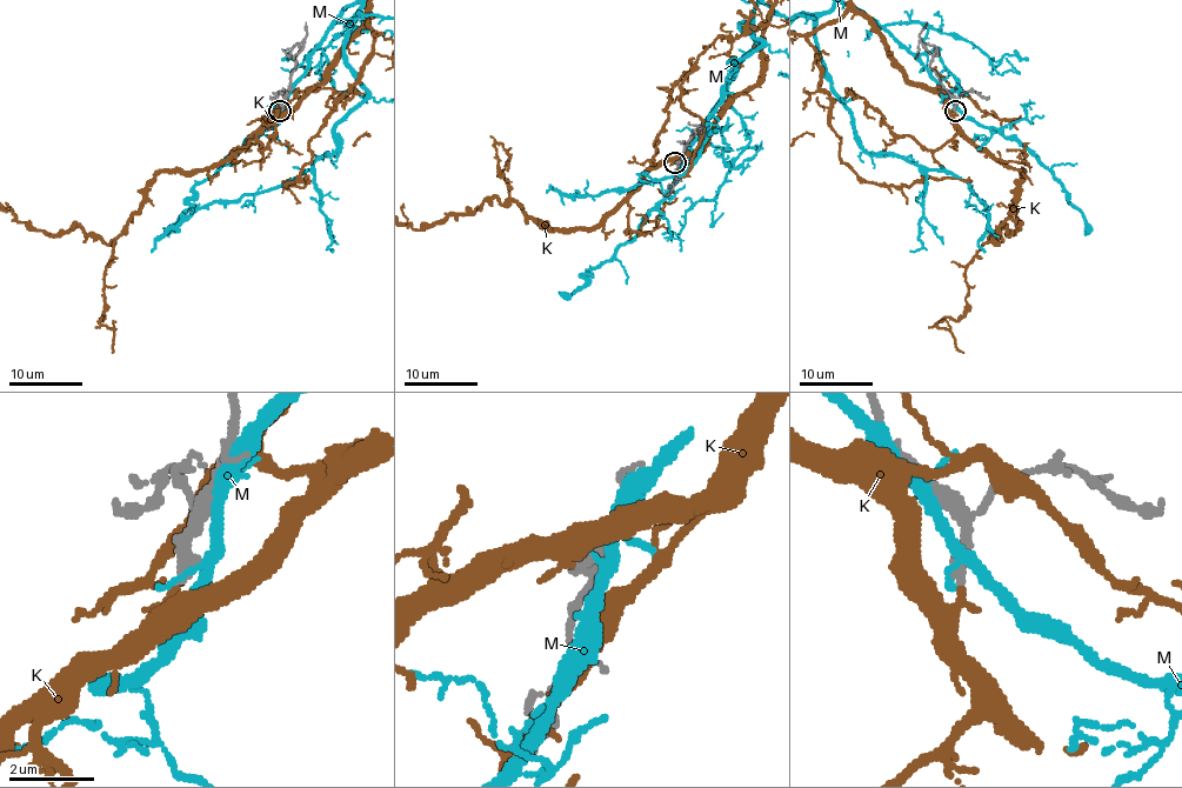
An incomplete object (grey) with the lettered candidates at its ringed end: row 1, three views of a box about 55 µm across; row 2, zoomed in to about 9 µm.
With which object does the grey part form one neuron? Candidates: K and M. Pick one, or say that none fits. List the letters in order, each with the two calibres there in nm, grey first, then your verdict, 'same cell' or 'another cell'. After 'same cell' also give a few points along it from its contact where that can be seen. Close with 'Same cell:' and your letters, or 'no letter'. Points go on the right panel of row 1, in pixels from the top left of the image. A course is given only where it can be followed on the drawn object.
K: 360/280 nm | same cell
M: 400/240 nm | another cell
Same cell: K

